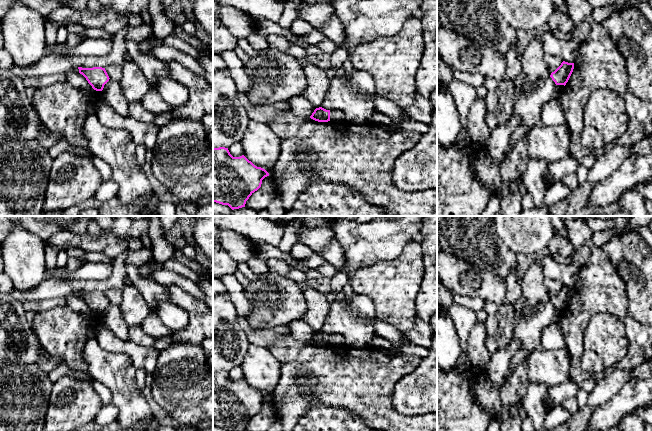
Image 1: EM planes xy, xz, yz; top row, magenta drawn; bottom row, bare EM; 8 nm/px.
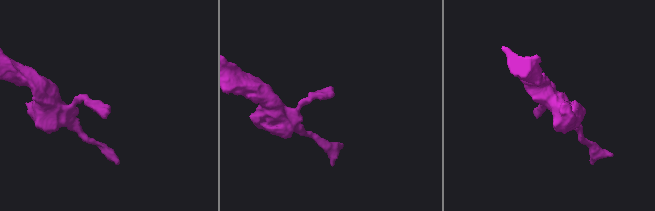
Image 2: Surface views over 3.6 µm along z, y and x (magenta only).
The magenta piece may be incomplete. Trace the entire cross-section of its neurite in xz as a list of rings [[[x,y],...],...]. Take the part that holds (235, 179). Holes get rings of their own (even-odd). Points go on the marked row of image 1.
[[[213,148],[213,202],[228,205],[232,210],[245,207],[249,197],[257,191],[269,173],[255,166],[244,155],[233,157],[228,148]]]

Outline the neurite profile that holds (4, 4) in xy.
[[[0,0],[0,20],[4,17],[5,13],[9,10],[11,5],[16,1],[21,0]]]

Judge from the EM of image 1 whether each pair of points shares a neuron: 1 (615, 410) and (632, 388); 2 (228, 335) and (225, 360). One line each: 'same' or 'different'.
1: same
2: same

